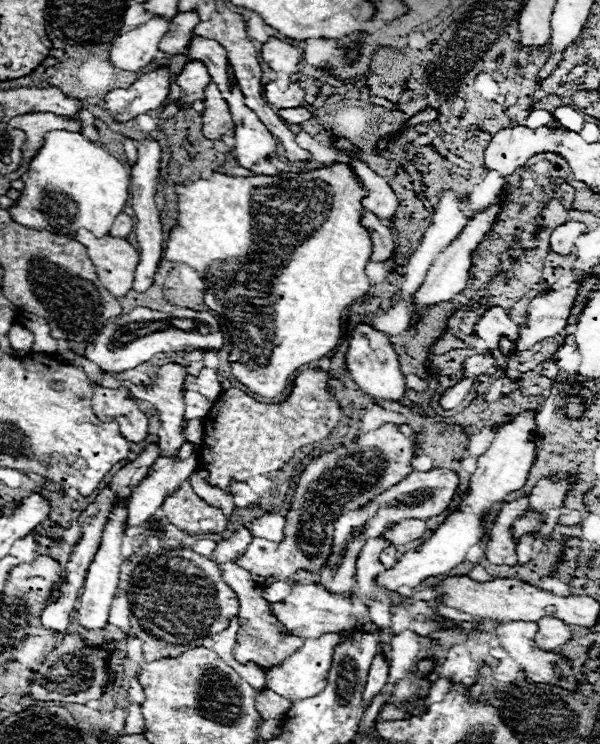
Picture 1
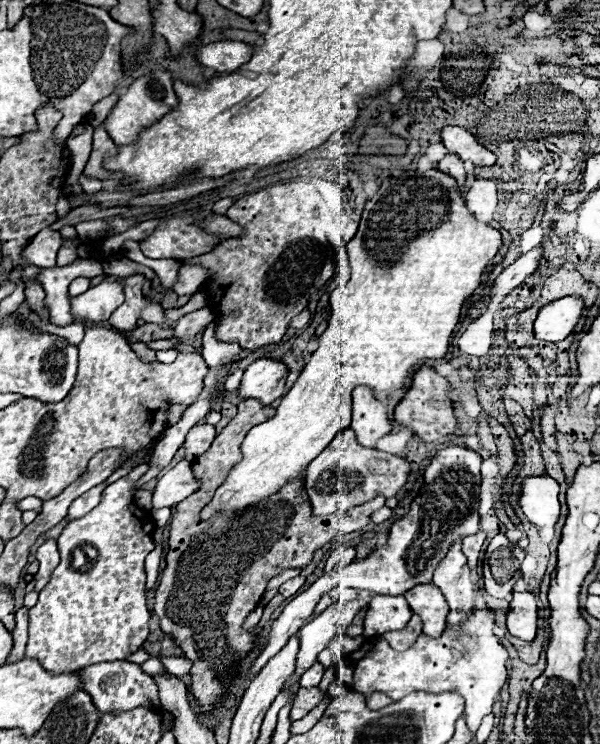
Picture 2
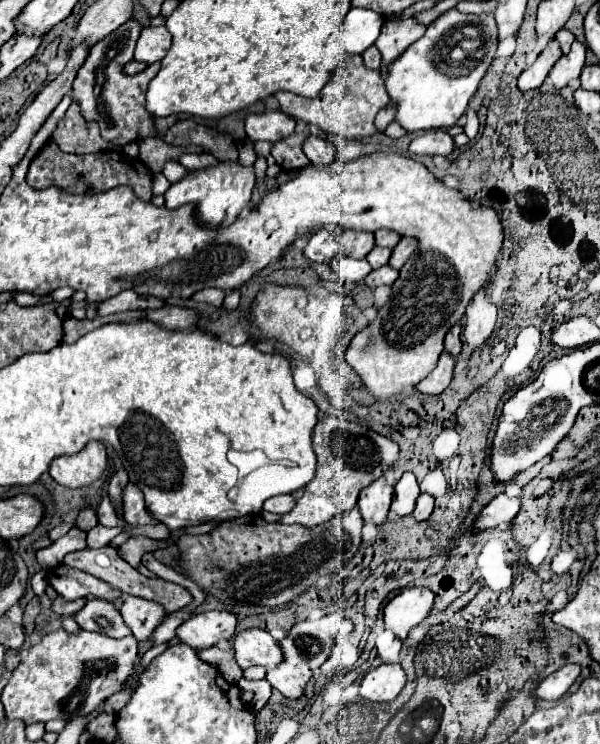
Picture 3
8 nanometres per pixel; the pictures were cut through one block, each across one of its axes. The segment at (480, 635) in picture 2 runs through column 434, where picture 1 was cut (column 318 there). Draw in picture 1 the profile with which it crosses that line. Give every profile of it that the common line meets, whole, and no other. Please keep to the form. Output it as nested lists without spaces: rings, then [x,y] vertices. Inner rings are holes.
[[[322,634],[316,640],[306,640],[300,650],[296,650],[280,668],[280,672],[266,672],[266,688],[272,692],[296,700],[296,698],[308,698],[326,688],[328,670],[332,666],[332,648],[338,642],[338,634]]]

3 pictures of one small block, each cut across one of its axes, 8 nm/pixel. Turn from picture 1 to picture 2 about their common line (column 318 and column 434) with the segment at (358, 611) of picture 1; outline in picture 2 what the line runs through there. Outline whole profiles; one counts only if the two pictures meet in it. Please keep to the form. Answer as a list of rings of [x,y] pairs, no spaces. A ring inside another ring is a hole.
[[[420,584],[408,590],[404,598],[408,600],[410,610],[422,618],[424,634],[440,636],[440,632],[446,628],[446,616],[450,612],[440,590],[434,584]]]

